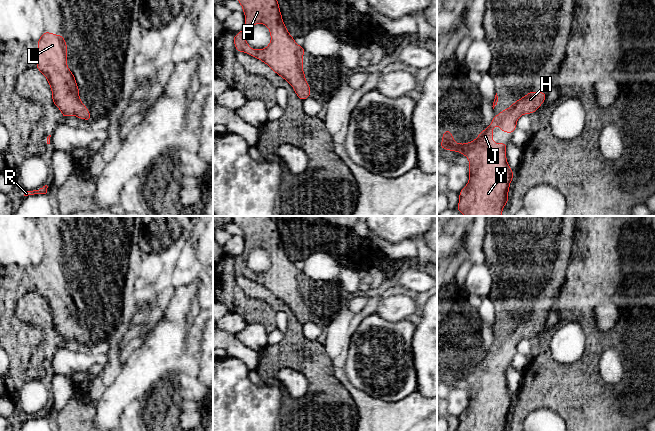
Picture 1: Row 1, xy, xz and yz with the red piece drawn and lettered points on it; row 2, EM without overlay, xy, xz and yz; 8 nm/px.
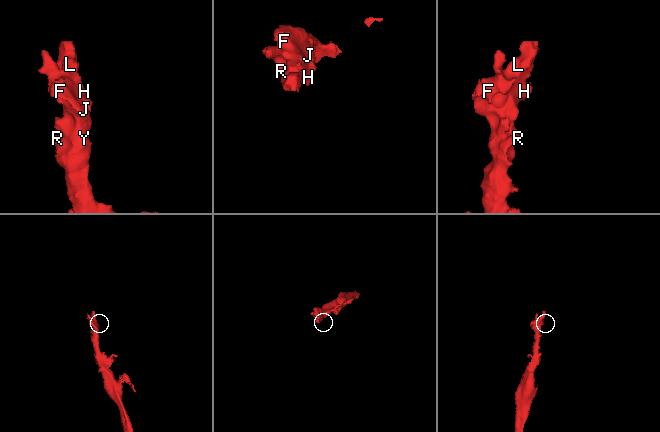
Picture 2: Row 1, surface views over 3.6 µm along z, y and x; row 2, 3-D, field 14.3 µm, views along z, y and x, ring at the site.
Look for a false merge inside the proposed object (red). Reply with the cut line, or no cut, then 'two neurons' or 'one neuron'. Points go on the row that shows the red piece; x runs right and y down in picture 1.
no cut | one neuron

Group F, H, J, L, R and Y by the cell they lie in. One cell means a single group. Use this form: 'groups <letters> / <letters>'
groups F H J L R Y

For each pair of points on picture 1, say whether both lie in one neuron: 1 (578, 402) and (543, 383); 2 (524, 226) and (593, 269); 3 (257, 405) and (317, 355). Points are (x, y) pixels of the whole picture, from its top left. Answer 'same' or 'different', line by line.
1: same
2: different
3: different

